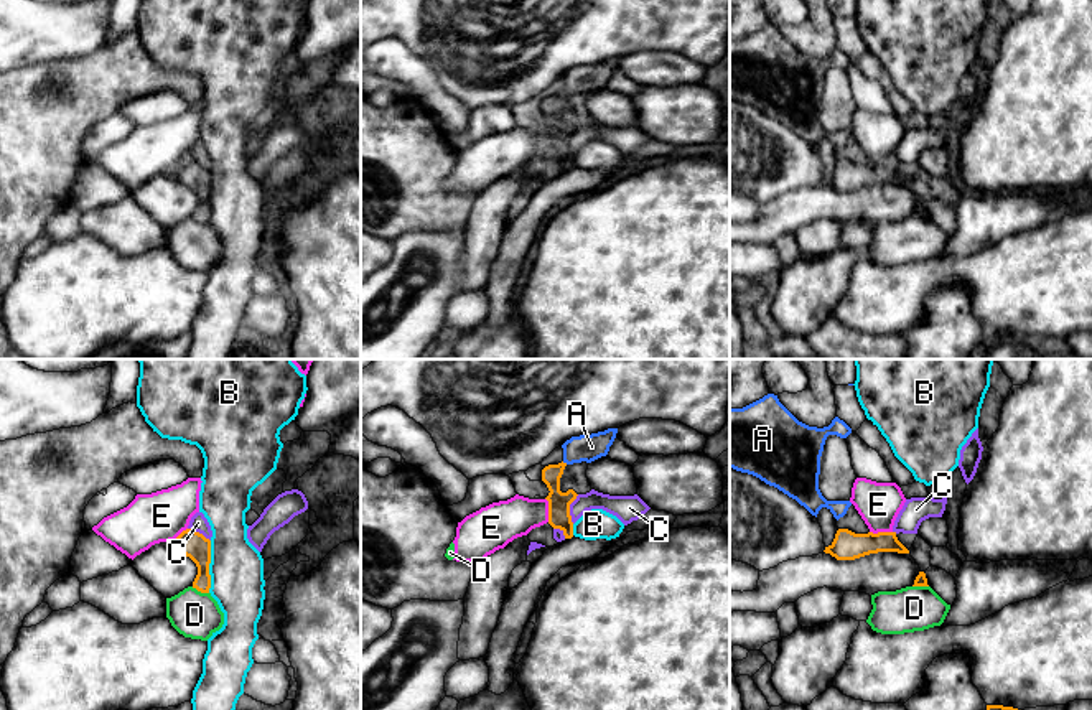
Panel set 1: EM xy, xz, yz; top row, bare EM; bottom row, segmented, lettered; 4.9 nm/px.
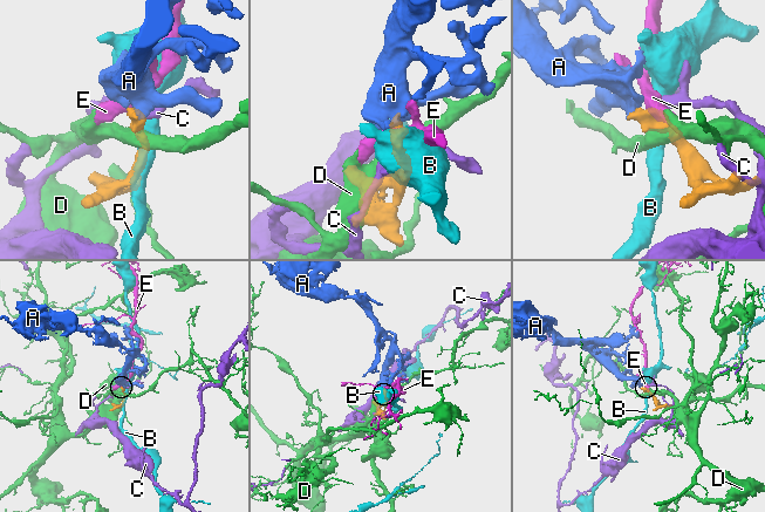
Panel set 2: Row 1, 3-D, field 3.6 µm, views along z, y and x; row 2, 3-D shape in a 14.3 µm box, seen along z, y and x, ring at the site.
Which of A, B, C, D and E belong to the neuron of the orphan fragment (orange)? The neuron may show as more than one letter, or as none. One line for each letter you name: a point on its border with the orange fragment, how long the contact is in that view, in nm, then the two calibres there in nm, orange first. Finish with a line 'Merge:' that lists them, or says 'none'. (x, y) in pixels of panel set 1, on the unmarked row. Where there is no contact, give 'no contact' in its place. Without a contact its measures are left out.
A: xz (565, 94) | 30 nm | 110/130 nm
Merge: A

